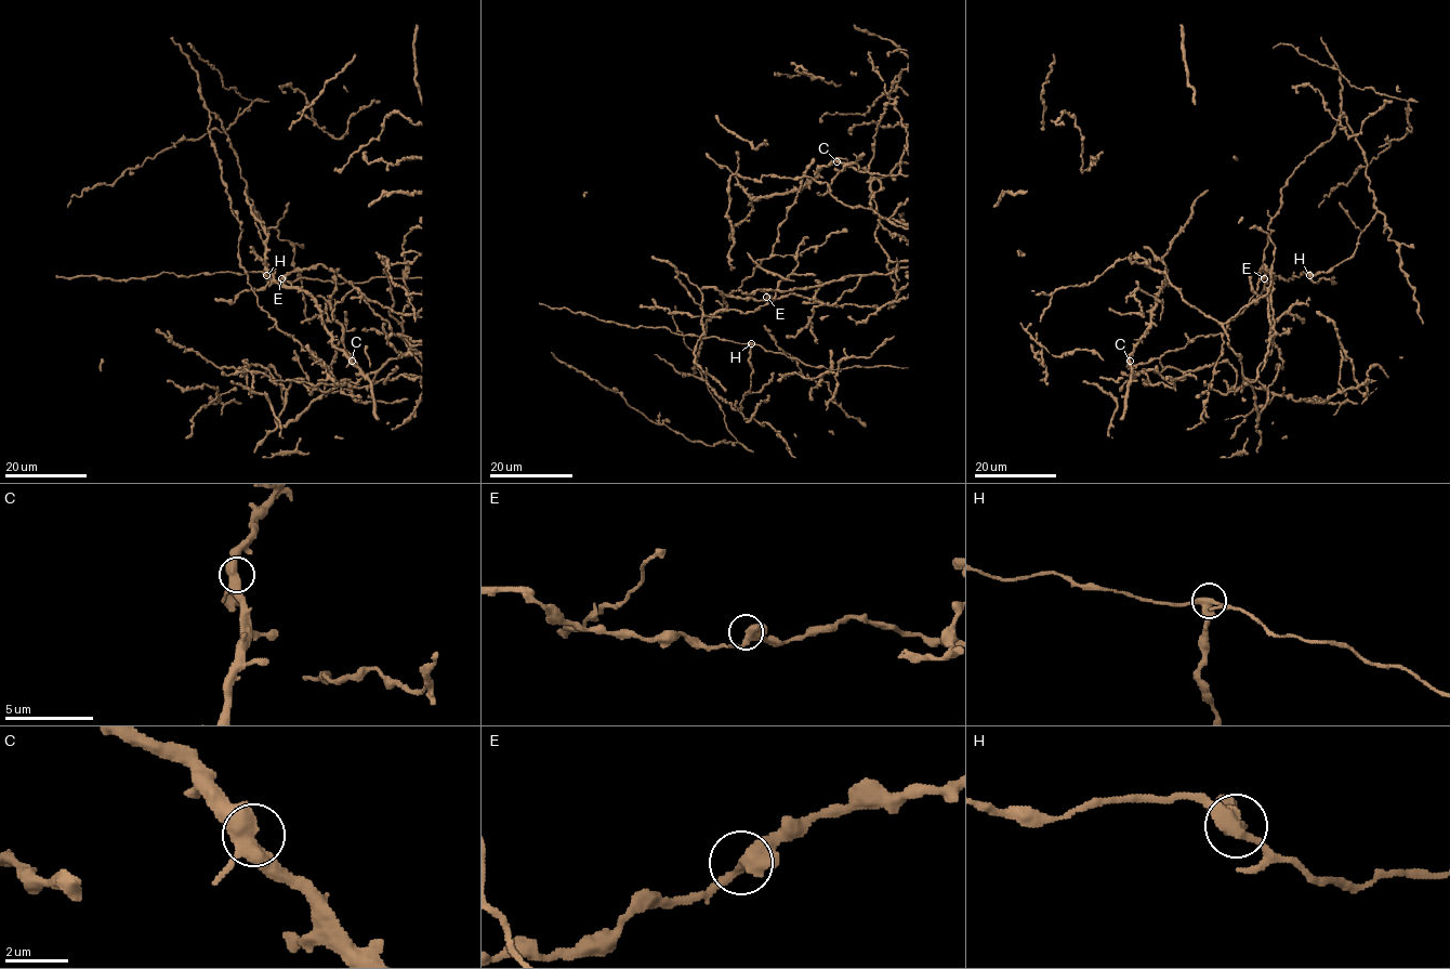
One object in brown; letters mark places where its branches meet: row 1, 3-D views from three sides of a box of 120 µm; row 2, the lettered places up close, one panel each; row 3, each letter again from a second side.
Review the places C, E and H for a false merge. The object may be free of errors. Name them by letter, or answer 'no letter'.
H

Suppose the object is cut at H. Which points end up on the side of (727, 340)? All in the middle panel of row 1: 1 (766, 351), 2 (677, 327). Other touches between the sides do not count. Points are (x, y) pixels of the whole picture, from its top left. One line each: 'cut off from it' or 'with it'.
1: with it
2: with it

